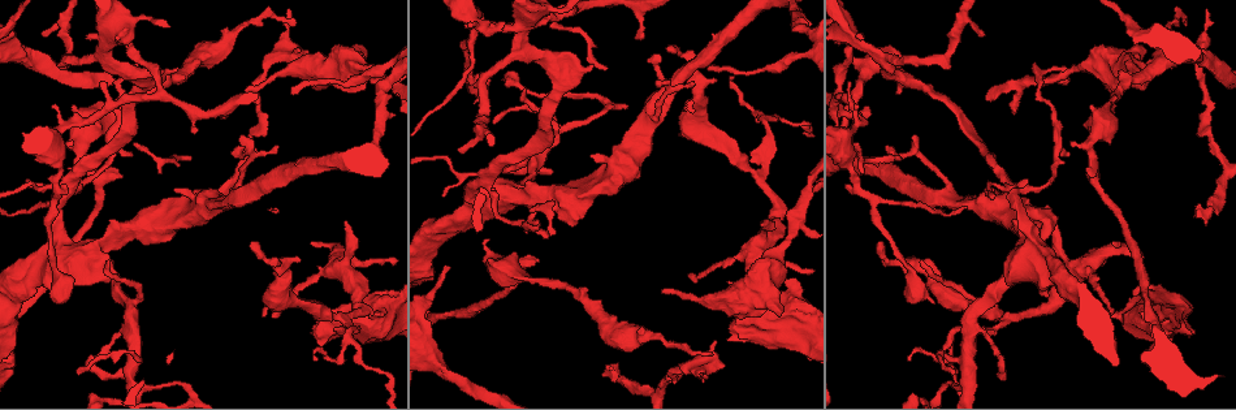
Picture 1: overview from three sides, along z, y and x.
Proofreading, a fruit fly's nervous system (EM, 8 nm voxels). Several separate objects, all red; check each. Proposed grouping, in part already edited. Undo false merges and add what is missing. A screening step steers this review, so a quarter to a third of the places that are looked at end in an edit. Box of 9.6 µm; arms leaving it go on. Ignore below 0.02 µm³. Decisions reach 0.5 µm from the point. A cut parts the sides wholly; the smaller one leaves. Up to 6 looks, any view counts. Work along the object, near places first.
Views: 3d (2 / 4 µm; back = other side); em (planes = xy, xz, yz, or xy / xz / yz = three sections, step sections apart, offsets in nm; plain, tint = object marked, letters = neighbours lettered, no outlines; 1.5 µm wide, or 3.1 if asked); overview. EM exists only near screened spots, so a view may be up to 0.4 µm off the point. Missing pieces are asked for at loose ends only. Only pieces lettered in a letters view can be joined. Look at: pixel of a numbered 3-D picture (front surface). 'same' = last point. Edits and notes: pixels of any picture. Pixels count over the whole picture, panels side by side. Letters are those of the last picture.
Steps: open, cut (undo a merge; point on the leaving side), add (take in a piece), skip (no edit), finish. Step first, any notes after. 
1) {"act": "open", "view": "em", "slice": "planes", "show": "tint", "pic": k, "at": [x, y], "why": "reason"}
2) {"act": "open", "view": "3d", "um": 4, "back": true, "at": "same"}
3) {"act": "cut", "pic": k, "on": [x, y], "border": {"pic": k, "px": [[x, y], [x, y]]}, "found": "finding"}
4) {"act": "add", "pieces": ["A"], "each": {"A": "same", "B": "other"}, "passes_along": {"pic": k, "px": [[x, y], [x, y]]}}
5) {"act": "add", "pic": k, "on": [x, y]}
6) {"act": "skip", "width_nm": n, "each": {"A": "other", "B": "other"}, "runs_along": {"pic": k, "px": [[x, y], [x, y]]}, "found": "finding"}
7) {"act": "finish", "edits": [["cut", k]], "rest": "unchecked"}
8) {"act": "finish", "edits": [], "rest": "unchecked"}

{"act": "open", "view": "3d", "um": 2, "pic": 1, "at": [1142, 256], "why": "free end"}

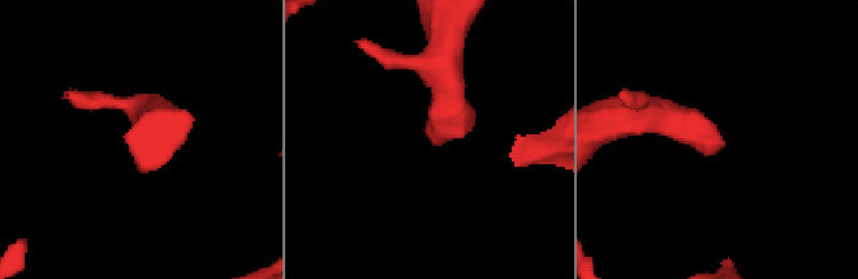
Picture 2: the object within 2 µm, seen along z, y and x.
{"act": "open", "view": "em", "slice": "planes", "show": "letters", "pic": 2, "at": [720, 140], "why": "now the EM"}

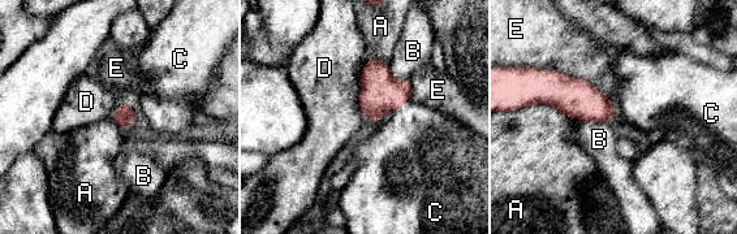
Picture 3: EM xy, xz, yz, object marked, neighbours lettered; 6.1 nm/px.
{"act": "add", "pieces": ["C"], "each": {"A": "other", "B": "other", "C": "same", "D": "other", "E": "other"}, "passes_along": {"pic": 3, "px": [[380, 94], [387, 113], [401, 151]]}, "found": "the cell continues"}

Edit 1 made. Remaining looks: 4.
{"act": "open", "view": "em", "slice": "planes", "show": "letters", "pic": 1, "at": [122, 175], "why": "free end"}

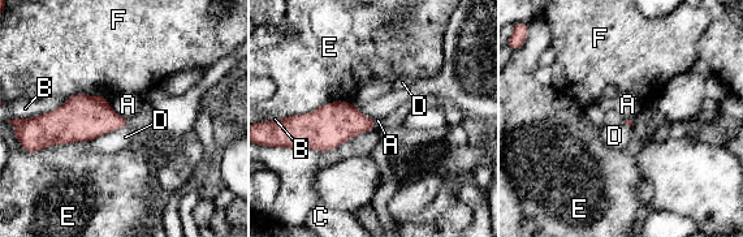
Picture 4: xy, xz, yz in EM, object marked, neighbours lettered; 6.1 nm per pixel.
{"act": "skip", "each": {"A": "other", "B": "other", "C": "other", "D": "other", "E": "other", "F": "other"}, "border": {"pic": 4, "px": [[69, 98], [57, 107], [37, 116]]}, "found": "no lettered piece goes on from it"}

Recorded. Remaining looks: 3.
{"act": "finish", "edits": [["add", 3]], "rest": "unchecked"}

